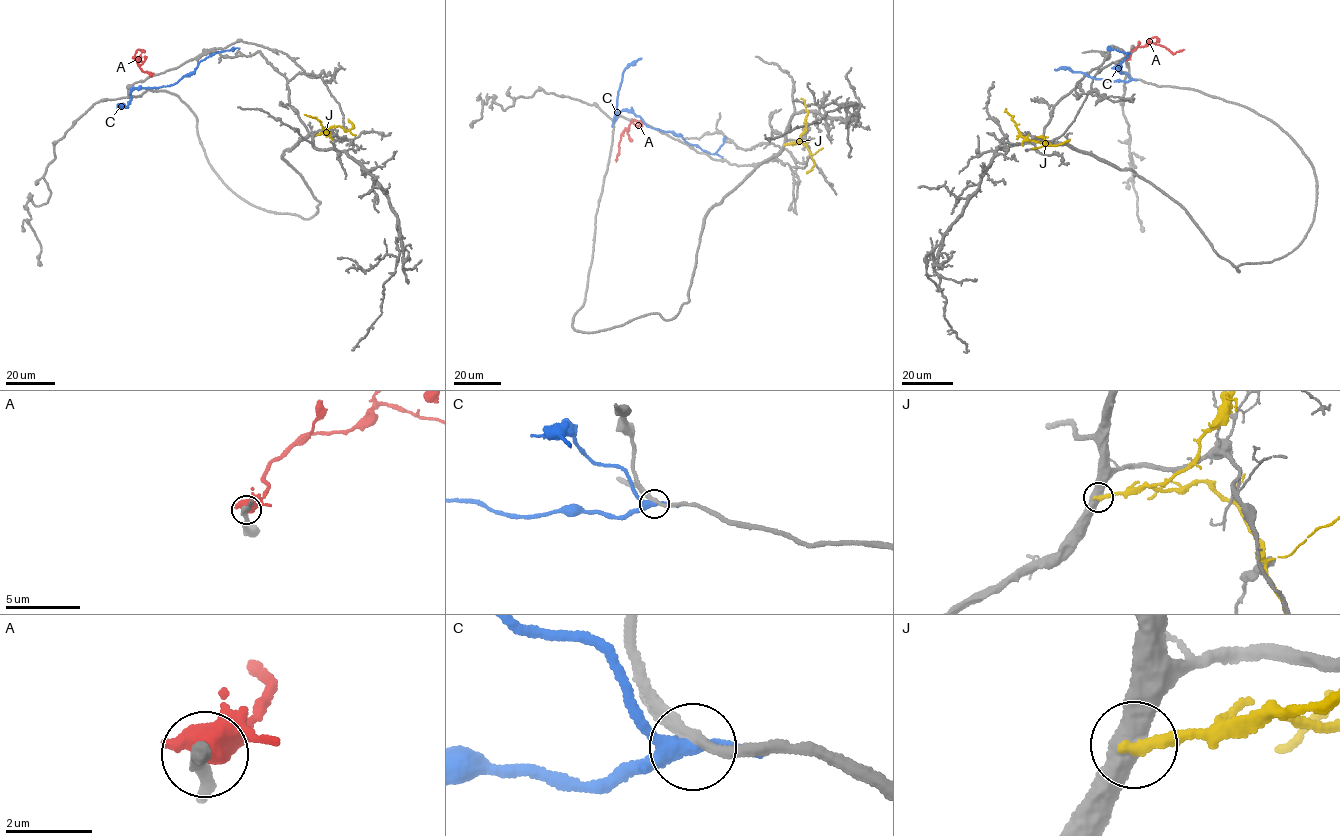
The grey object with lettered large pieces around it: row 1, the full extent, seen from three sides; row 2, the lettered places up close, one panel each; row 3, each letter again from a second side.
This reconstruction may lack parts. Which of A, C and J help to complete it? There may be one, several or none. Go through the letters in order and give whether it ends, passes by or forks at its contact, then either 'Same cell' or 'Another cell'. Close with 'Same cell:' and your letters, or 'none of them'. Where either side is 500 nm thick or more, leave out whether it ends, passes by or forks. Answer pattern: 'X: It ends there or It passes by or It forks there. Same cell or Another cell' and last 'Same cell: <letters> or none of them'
A: Another cell
C: It forks there. Another cell
J: Another cell
Same cell: none of them

